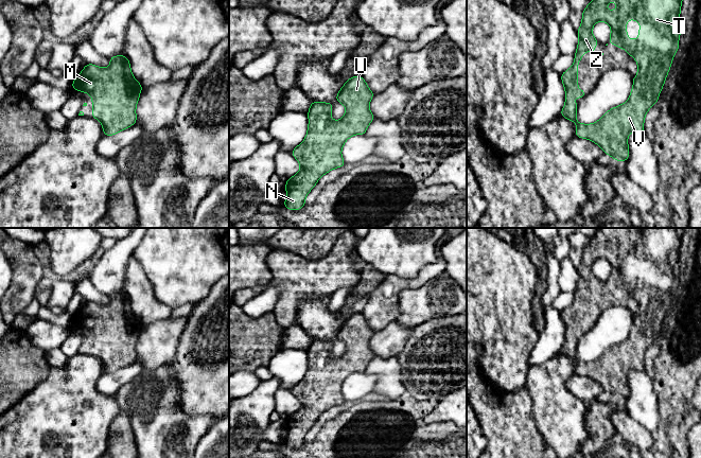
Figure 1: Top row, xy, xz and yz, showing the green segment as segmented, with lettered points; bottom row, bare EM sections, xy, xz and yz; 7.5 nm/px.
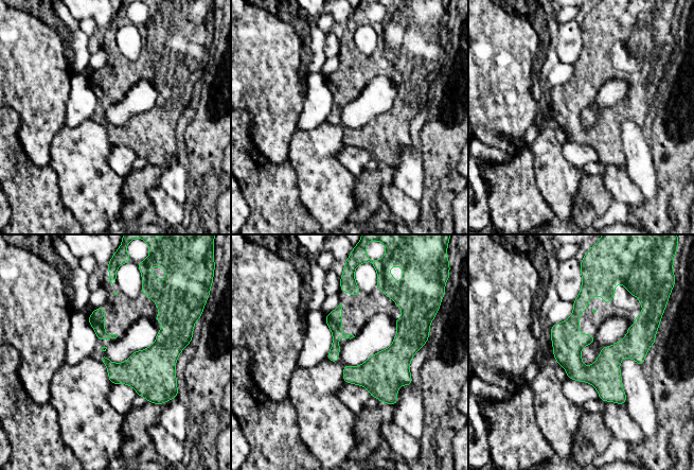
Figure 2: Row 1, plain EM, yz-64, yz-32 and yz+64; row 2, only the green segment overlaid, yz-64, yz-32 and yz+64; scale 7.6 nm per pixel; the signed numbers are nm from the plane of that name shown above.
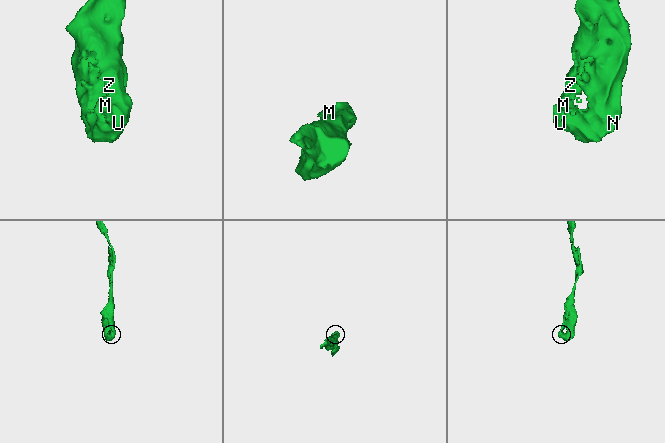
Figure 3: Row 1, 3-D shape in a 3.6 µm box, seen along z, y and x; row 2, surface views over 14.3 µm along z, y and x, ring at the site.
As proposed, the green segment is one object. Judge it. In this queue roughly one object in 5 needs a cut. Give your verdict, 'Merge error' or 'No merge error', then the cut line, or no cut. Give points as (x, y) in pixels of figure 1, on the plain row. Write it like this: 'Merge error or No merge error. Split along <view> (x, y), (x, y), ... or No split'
No merge error. No split

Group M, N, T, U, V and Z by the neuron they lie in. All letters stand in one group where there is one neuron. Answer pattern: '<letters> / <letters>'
M N T U V Z

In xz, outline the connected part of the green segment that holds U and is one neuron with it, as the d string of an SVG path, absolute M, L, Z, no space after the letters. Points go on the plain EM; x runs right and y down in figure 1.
M352 314L336 333L336 339L345 342L345 353L337 358L331 356L332 340L312 339L308 350L309 364L301 382L291 390L300 402L300 408L285 420L286 437L284 444L300 447L305 442L305 435L321 413L346 402L341 394L345 380L353 372L365 372L368 363L374 357L369 341L374 331L369 327L363 314Z

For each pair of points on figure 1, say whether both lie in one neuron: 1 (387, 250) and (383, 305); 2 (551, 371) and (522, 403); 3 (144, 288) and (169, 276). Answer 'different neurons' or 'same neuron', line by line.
1: different neurons
2: different neurons
3: different neurons

